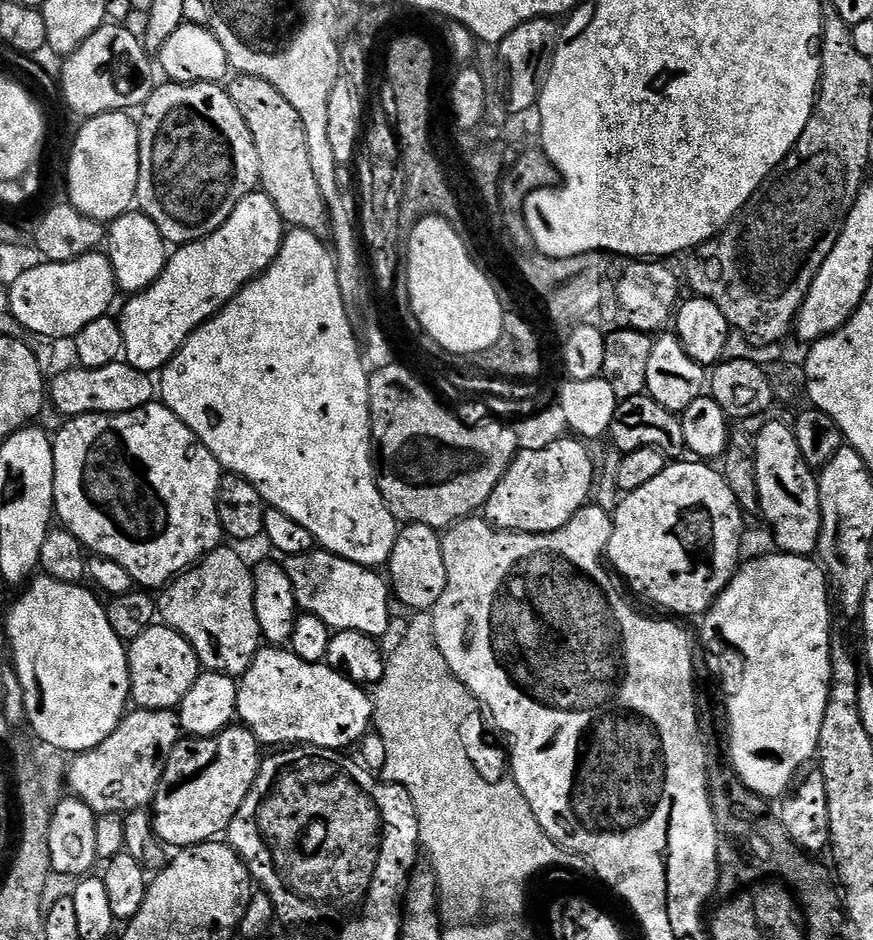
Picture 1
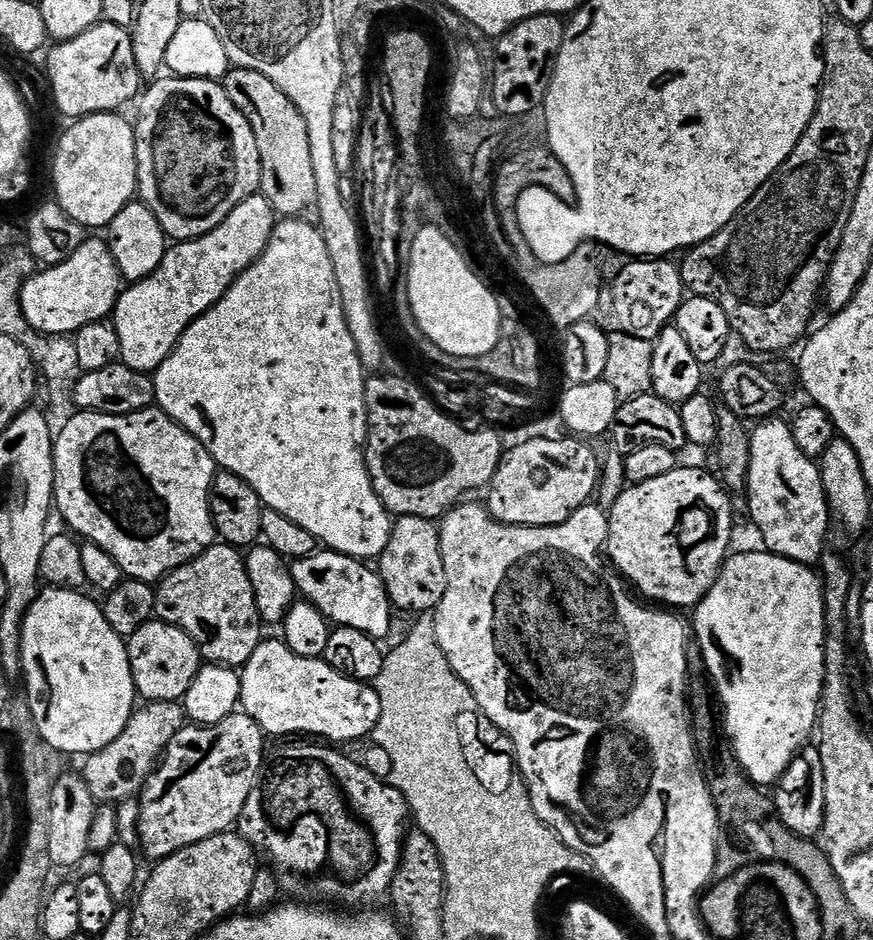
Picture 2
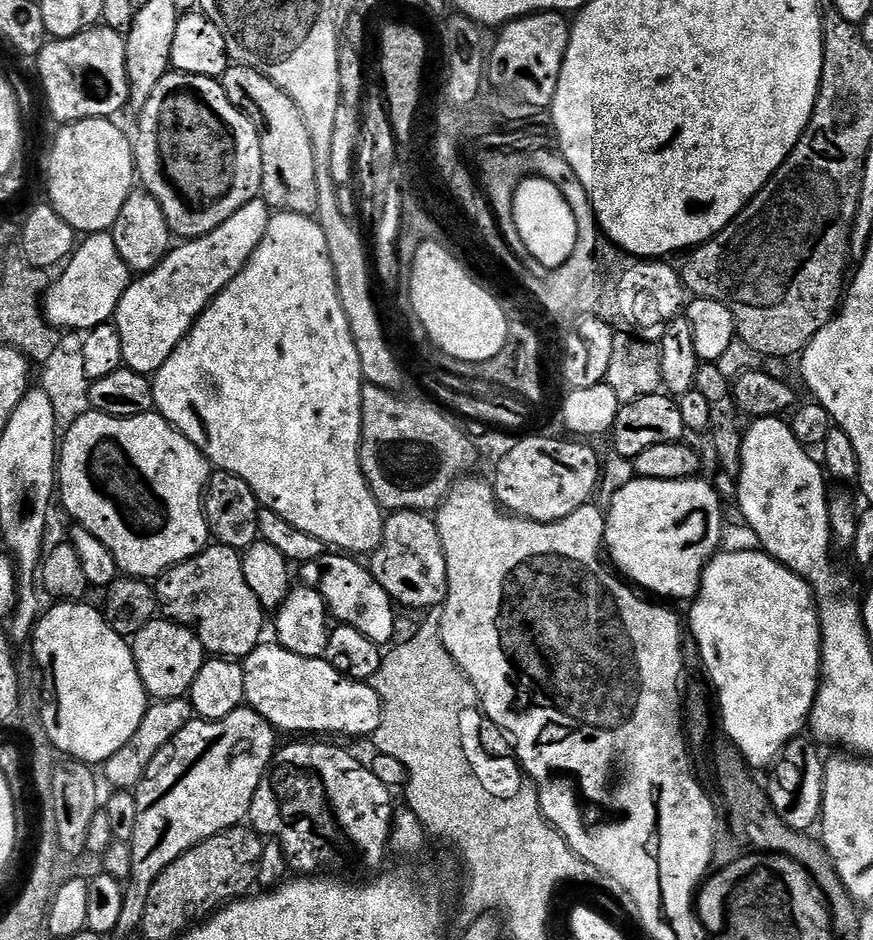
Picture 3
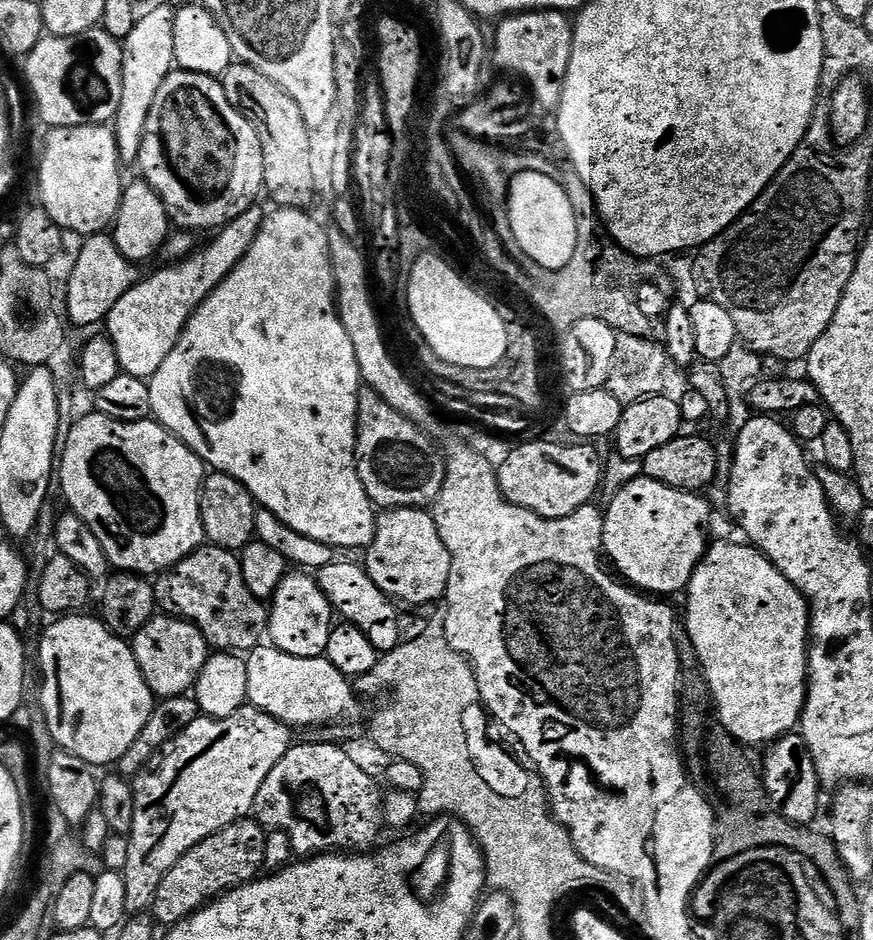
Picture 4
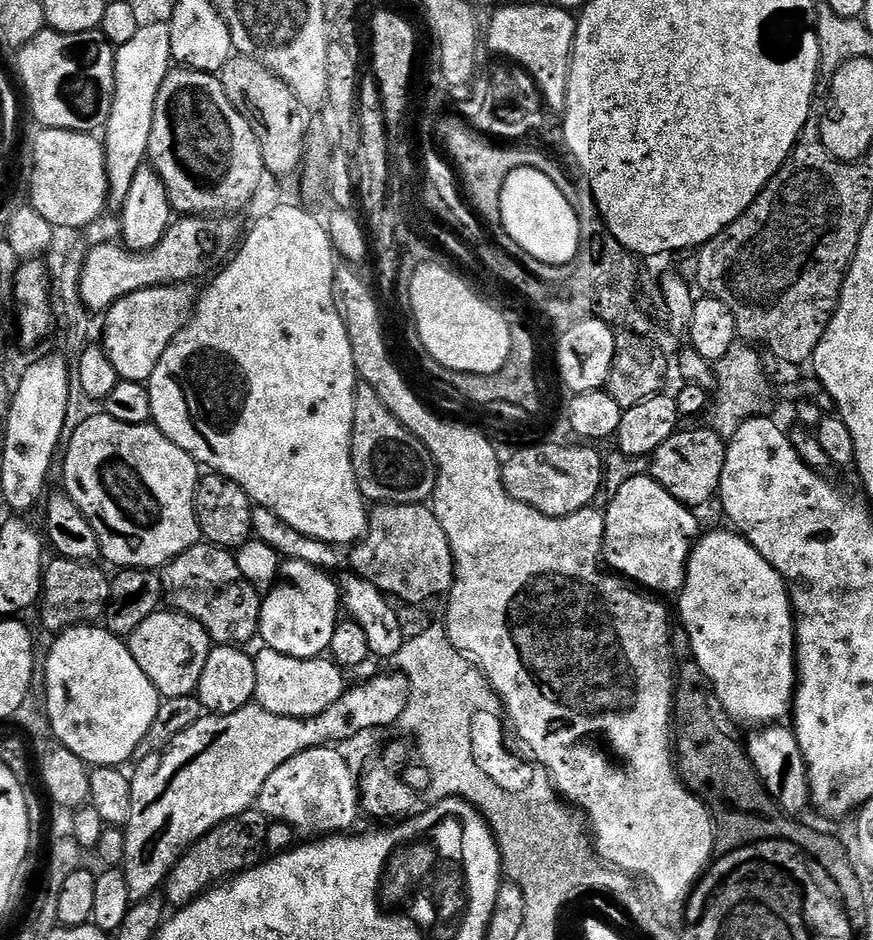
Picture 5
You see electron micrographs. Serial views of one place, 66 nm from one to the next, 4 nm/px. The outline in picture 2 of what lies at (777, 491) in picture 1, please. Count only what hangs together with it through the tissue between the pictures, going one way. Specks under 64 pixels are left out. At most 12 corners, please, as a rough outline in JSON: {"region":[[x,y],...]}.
{"region":[[791,423],[751,429],[748,508],[763,547],[809,566],[829,535],[817,461]]}

